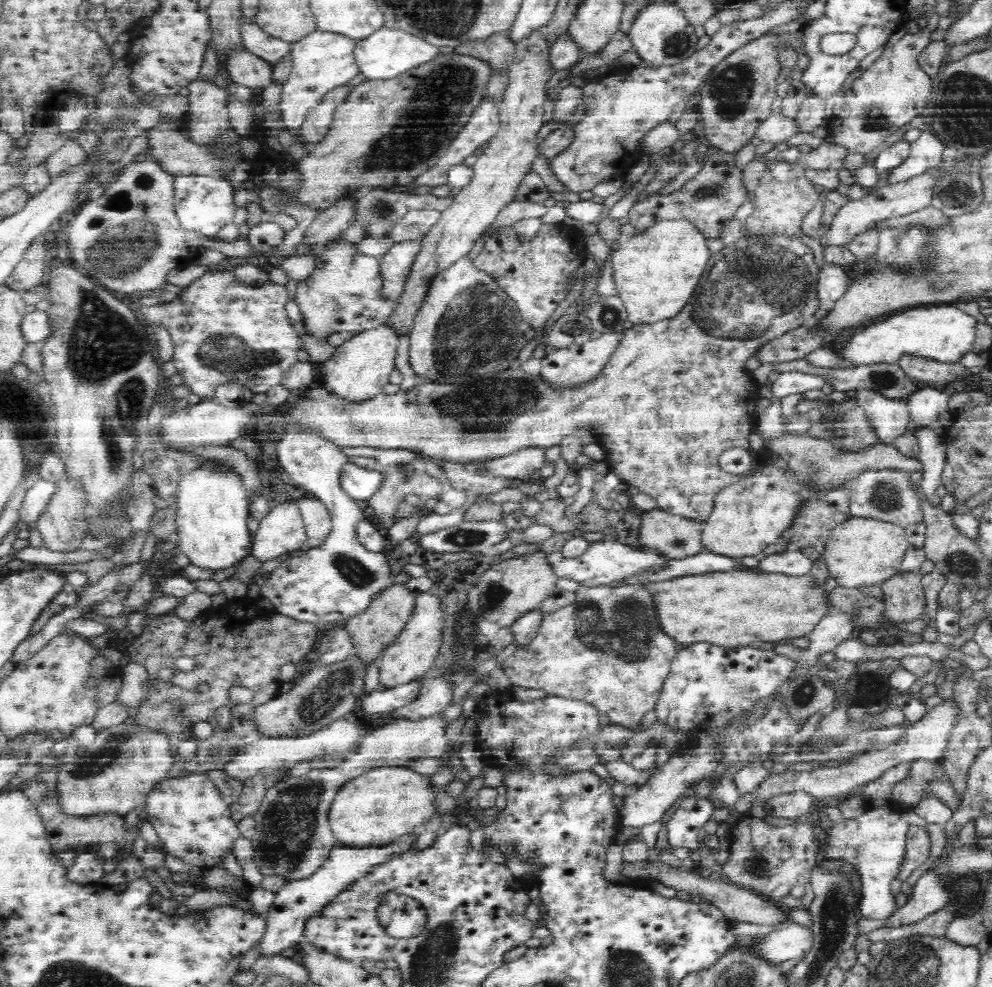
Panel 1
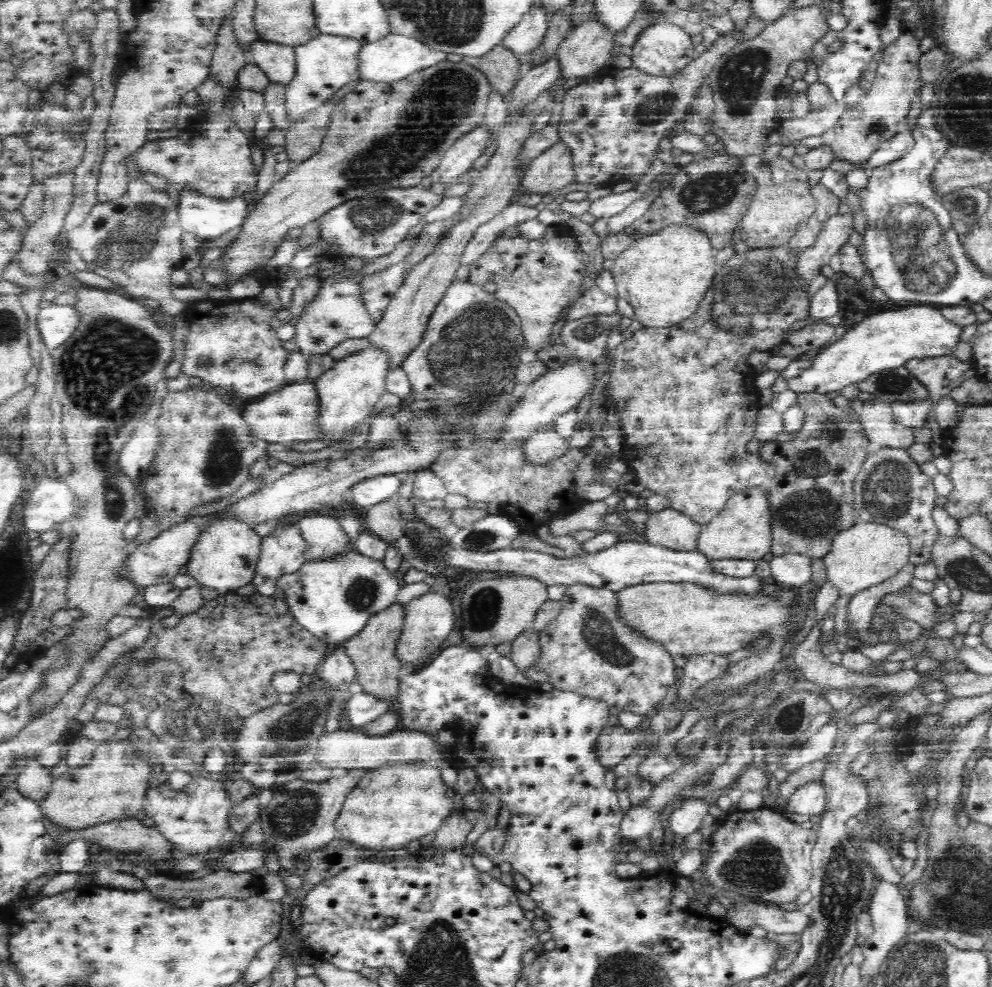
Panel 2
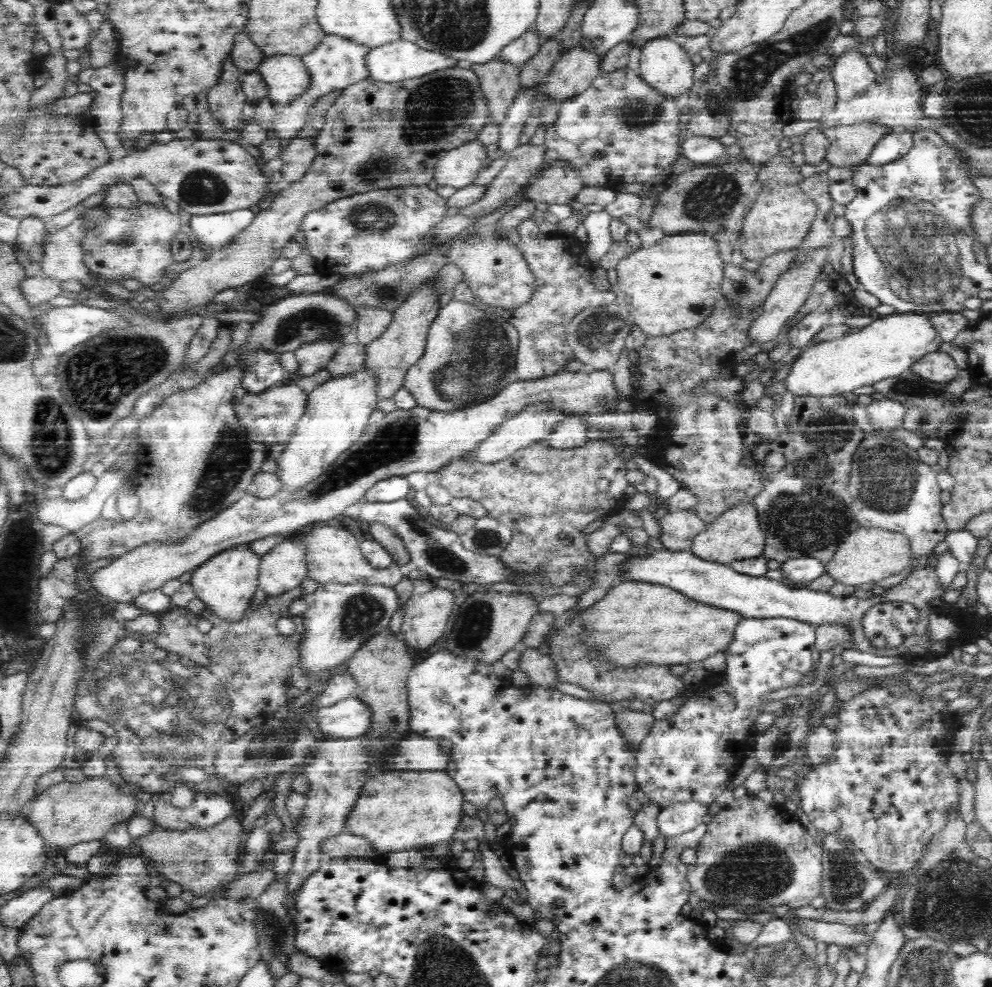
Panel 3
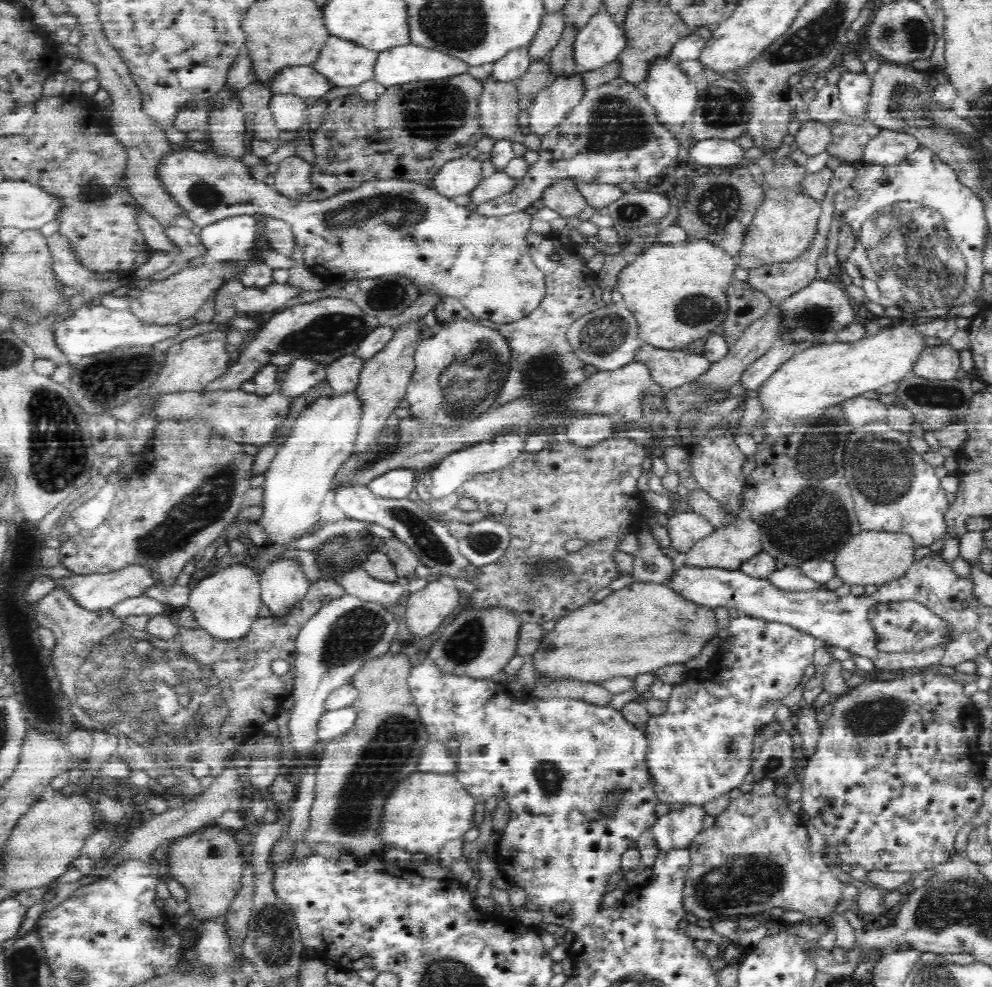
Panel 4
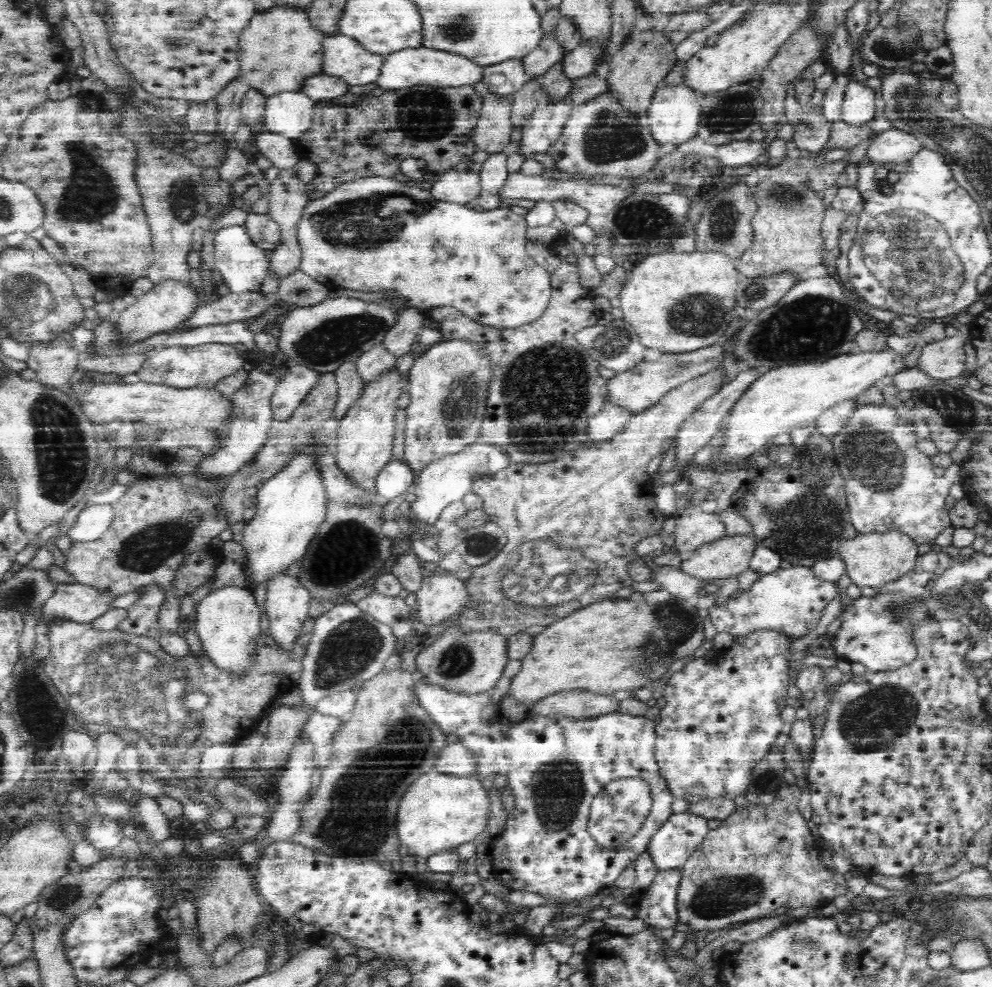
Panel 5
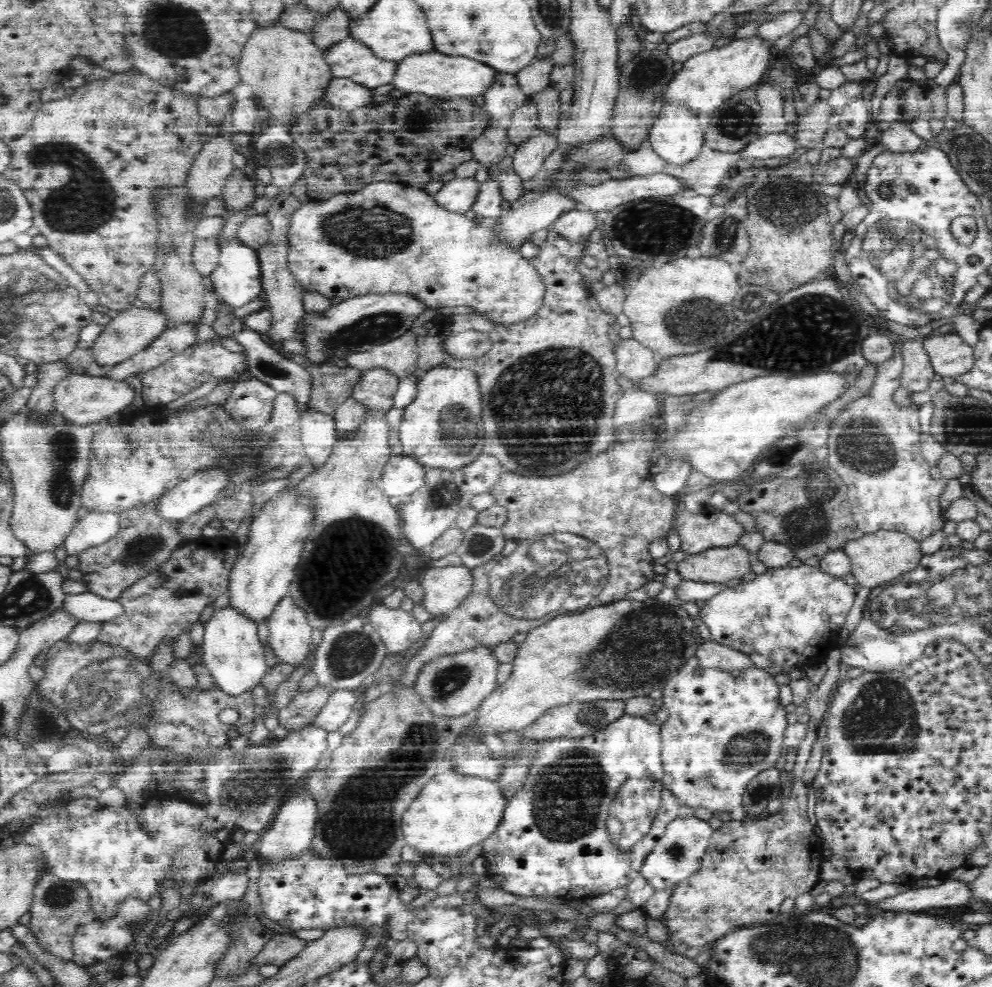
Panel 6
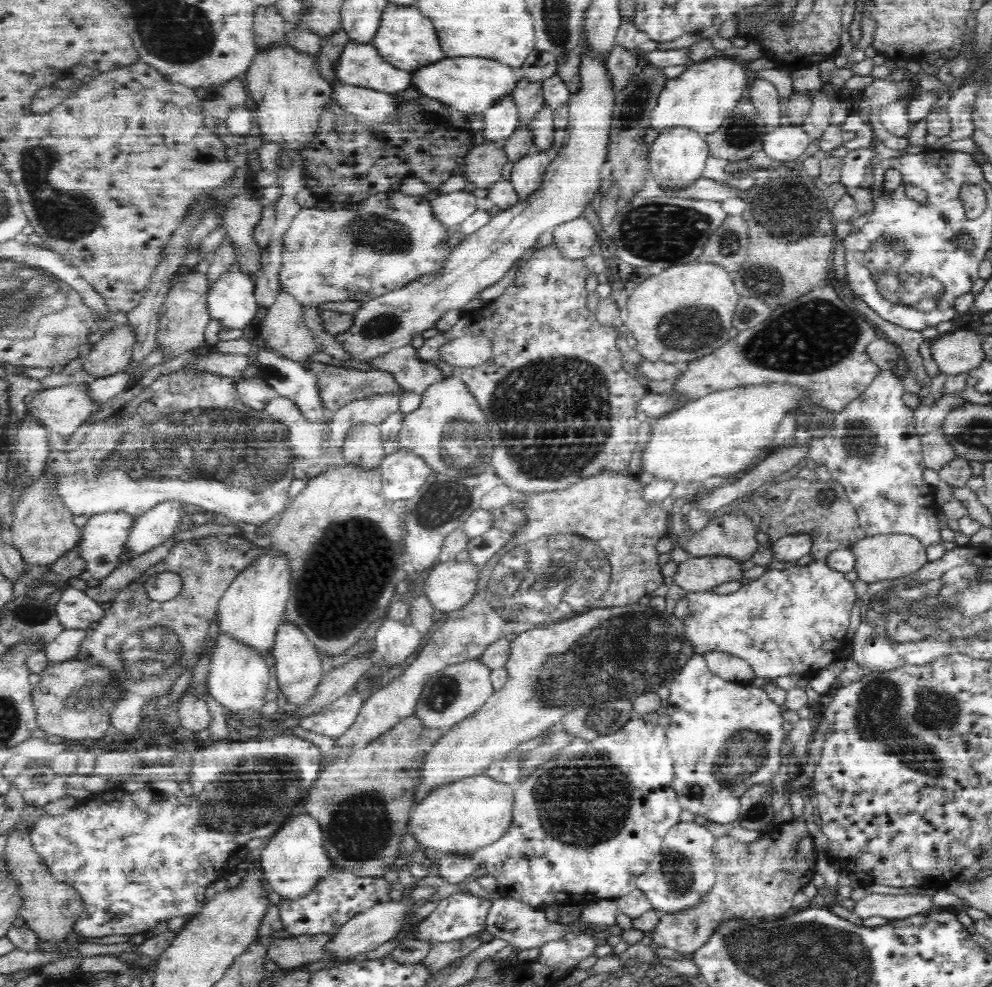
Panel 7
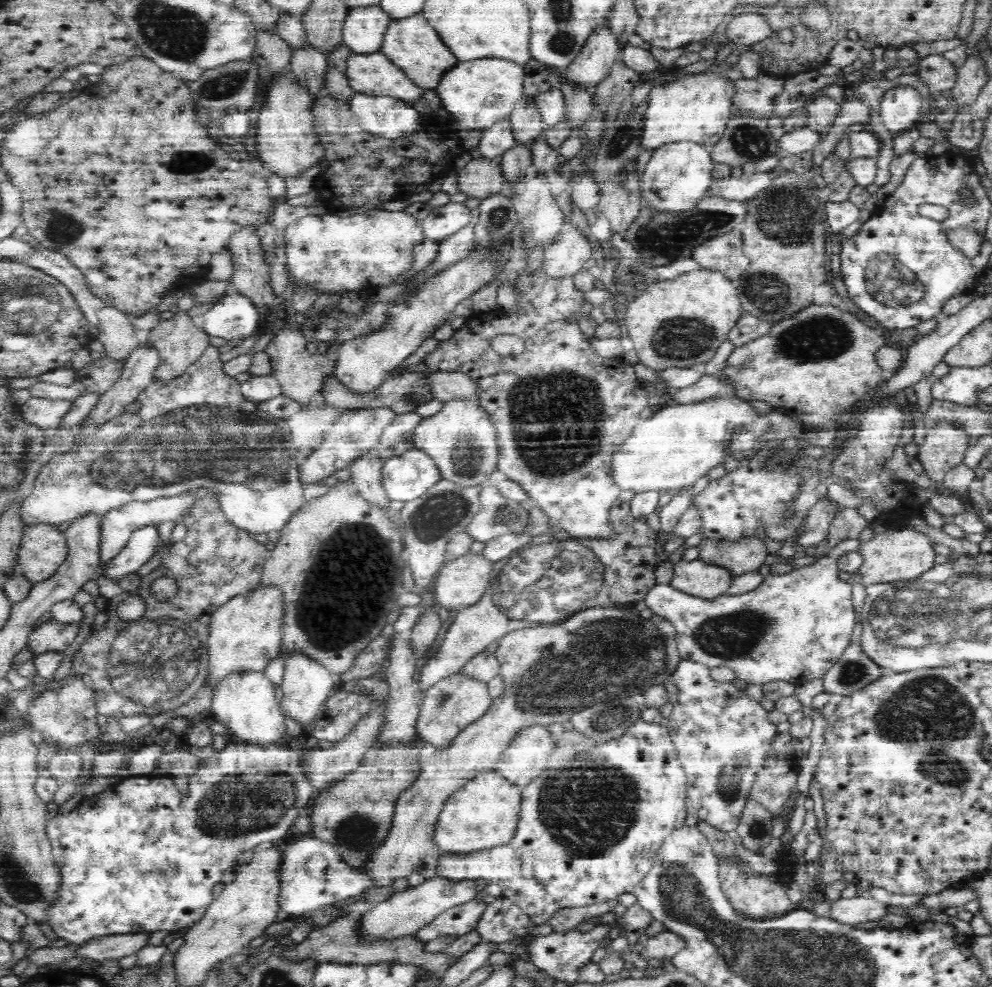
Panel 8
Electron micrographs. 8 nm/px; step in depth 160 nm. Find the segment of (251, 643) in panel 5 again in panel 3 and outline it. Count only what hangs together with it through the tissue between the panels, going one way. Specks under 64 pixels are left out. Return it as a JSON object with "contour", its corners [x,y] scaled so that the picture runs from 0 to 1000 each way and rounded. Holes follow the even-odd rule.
{"contour":[[[240,549],[240,552],[225,556],[205,571],[196,576],[192,592],[207,612],[211,612],[218,622],[230,629],[240,629],[244,624],[244,618],[248,616],[250,608],[254,606],[261,594],[262,561],[254,558],[252,550]]]}

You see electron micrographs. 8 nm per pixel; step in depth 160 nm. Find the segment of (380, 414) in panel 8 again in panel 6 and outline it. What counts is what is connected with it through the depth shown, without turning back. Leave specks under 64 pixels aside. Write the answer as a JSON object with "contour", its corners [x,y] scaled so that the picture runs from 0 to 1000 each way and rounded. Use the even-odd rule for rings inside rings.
{"contour":[[[388,373],[365,375],[354,402],[370,415],[387,415],[390,418],[397,411],[401,388],[402,383]]]}

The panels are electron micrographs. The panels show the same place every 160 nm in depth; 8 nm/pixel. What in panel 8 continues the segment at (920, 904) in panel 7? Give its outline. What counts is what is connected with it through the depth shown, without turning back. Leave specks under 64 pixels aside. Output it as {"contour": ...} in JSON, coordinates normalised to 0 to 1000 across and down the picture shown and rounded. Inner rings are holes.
{"contour":[[[876,906],[863,907],[859,910],[847,909],[844,912],[836,912],[834,916],[837,917],[834,929],[854,937],[863,937],[875,932],[885,933],[893,927],[895,920],[895,916],[887,914]]]}

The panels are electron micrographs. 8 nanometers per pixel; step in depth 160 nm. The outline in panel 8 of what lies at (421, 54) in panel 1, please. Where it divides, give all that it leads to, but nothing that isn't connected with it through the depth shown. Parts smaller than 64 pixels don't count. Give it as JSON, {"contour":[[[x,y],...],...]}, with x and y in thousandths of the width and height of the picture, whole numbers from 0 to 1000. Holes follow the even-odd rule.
{"contour":[[[484,59],[470,63],[463,63],[460,68],[456,68],[450,76],[444,80],[443,87],[439,93],[444,98],[445,104],[451,113],[459,120],[465,131],[489,131],[502,124],[503,121],[513,120],[518,107],[527,97],[529,72],[526,67],[519,63],[506,59]]]}

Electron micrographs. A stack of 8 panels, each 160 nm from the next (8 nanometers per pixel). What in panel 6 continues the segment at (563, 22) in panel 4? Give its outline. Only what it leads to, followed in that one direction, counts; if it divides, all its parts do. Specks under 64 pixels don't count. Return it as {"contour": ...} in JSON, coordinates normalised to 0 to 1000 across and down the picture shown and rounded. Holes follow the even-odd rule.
{"contour":[[[555,58],[550,60],[536,60],[533,67],[521,74],[522,86],[526,89],[526,94],[531,96],[531,100],[536,100],[538,95],[547,93],[554,83],[554,73],[559,68]]]}

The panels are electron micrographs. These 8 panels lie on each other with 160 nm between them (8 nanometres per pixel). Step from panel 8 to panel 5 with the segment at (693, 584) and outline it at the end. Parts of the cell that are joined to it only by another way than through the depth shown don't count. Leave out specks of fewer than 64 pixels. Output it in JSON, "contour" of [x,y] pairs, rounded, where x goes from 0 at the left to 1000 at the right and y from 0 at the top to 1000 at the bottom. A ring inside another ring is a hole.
{"contour":[[[731,541],[700,557],[686,578],[704,586],[740,585],[755,576],[755,568],[763,557],[758,541]]]}

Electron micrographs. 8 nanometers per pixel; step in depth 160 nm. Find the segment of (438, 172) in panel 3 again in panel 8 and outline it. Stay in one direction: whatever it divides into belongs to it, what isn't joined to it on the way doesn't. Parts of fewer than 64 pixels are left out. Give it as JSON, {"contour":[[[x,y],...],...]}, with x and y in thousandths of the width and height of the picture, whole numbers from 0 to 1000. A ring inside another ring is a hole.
{"contour":[[[453,205],[447,209],[436,211],[425,223],[425,233],[429,243],[444,245],[454,237],[460,237],[468,229],[478,225],[476,215],[468,206]]]}

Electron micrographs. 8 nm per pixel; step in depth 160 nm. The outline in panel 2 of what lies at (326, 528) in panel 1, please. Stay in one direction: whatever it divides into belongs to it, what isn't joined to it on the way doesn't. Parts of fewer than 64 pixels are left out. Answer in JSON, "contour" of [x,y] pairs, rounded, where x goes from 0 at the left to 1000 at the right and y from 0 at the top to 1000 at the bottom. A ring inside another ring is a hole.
{"contour":[[[309,519],[306,525],[302,525],[301,533],[308,549],[307,568],[329,566],[339,560],[348,549],[348,542],[335,523]]]}

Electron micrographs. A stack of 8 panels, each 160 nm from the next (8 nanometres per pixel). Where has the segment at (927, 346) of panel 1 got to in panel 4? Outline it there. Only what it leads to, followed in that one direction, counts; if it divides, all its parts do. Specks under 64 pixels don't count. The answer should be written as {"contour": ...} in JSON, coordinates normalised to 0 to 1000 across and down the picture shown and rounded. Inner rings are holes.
{"contour":[[[909,325],[891,330],[883,338],[872,339],[861,347],[828,348],[808,354],[791,367],[770,387],[764,397],[772,440],[782,445],[794,442],[806,424],[828,413],[850,408],[875,395],[905,387],[919,379],[921,368],[933,353],[933,339],[924,333],[924,327]],[[788,425],[793,425],[792,429]]]}

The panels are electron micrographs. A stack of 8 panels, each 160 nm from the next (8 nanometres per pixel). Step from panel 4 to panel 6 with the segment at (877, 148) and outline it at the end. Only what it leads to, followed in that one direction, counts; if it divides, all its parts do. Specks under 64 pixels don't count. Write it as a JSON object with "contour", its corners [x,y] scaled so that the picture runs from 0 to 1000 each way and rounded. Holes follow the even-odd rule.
{"contour":[[[908,118],[899,124],[893,133],[886,136],[884,144],[892,149],[893,154],[915,156],[931,148],[932,143],[921,135],[916,123],[917,121]]]}

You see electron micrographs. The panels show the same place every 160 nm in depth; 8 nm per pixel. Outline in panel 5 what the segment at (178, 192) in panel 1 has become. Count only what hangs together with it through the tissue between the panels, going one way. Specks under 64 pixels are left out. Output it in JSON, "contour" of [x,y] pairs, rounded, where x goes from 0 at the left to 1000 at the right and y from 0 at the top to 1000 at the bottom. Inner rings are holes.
{"contour":[[[247,227],[222,231],[216,236],[218,272],[227,285],[227,295],[262,295],[266,283],[273,276],[272,255],[256,247]]]}

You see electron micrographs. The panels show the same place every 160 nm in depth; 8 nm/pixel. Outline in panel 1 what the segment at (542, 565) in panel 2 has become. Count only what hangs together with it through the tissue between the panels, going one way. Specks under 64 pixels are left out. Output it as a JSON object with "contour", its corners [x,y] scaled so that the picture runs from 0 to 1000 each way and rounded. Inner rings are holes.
{"contour":[[[609,546],[593,552],[591,558],[582,565],[567,566],[566,569],[560,571],[560,583],[563,585],[577,586],[586,591],[588,596],[594,596],[612,593],[615,590],[625,589],[627,586],[635,585],[654,576],[661,576],[666,573],[668,568],[672,567],[660,559],[651,558],[647,555],[640,556],[633,552],[625,551],[619,546]]]}

